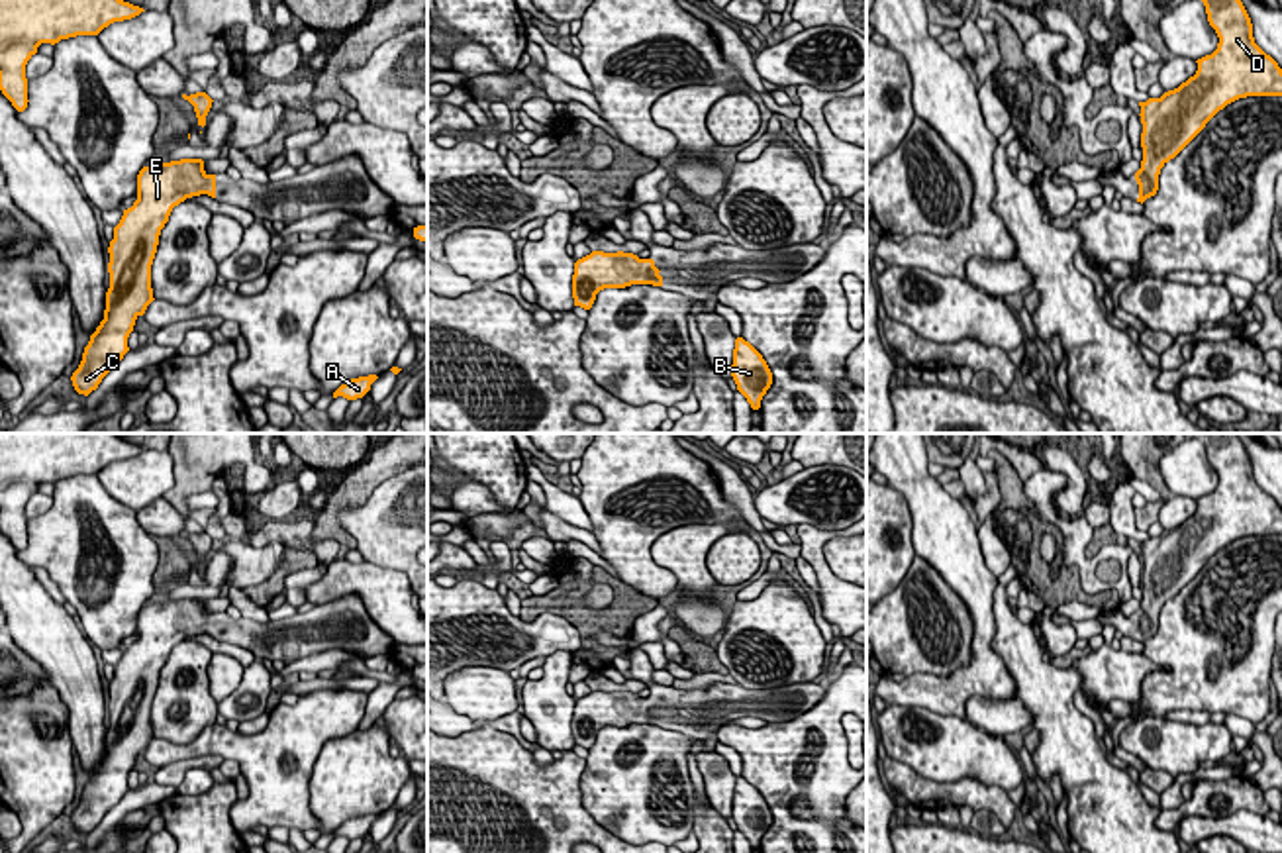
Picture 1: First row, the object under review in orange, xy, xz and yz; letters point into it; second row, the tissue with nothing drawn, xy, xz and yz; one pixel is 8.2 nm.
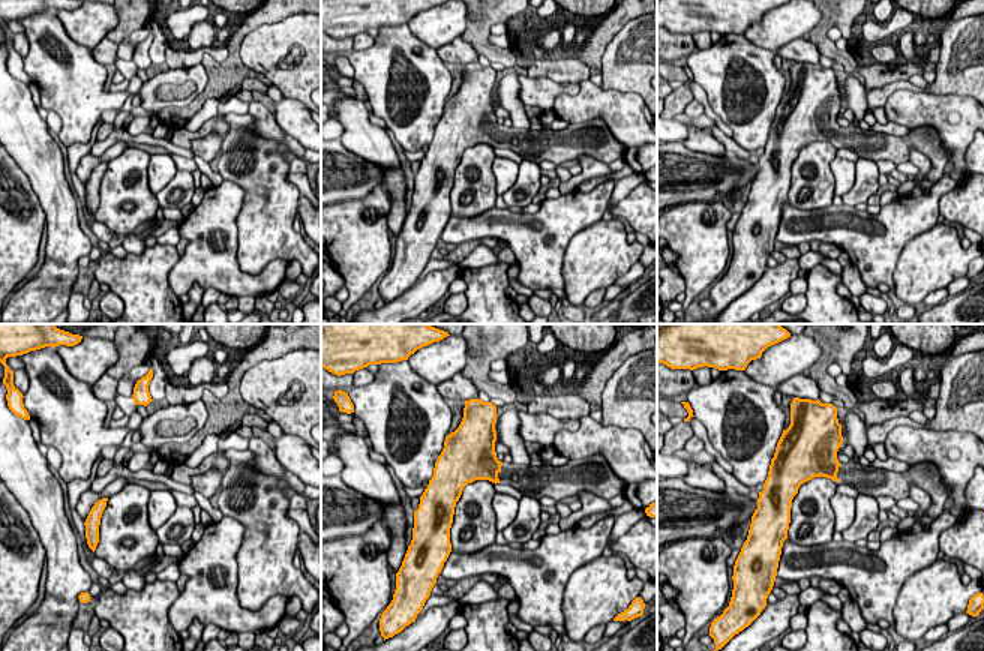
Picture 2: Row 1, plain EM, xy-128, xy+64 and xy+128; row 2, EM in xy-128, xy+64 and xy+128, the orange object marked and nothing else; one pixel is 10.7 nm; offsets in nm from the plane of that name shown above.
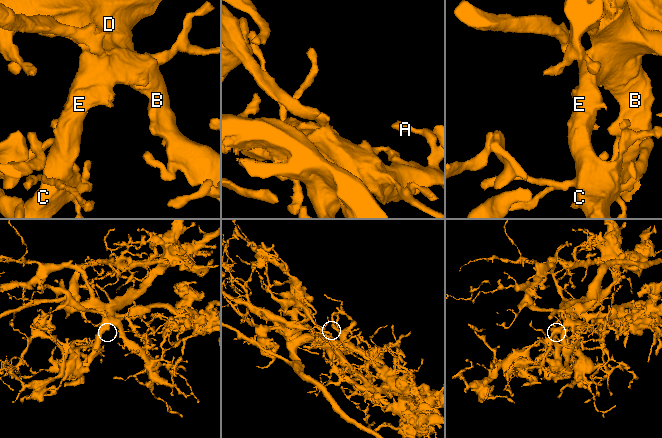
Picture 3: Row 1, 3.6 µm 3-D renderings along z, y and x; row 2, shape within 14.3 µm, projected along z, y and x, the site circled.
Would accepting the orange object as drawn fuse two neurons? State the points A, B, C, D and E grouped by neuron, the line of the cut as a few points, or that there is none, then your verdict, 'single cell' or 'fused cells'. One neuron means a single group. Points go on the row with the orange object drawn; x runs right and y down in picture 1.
A B C D E | no cut | single cell

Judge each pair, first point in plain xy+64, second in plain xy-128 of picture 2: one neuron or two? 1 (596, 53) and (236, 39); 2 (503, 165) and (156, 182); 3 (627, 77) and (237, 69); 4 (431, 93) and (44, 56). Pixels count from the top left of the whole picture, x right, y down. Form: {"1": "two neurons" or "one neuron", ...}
{"1": "one neuron", "2": "one neuron", "3": "two neurons", "4": "one neuron"}

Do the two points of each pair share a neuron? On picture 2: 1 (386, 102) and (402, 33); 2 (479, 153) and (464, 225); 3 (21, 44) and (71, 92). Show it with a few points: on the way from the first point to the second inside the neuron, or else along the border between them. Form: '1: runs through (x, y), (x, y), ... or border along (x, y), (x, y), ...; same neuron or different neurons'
1: runs through (398, 86), (398, 50); same neuron
2: border along (494, 206), (470, 218), (452, 216); different neurons
3: border along (21, 33), (27, 41), (24, 59); different neurons

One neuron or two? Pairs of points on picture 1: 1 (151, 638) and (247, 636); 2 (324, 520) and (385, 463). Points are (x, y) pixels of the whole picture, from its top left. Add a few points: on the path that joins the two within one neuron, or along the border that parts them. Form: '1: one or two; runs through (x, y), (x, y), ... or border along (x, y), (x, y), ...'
1: one; runs through (175, 624), (216, 624), (224, 628)
2: one; runs through (338, 504), (369, 473)

